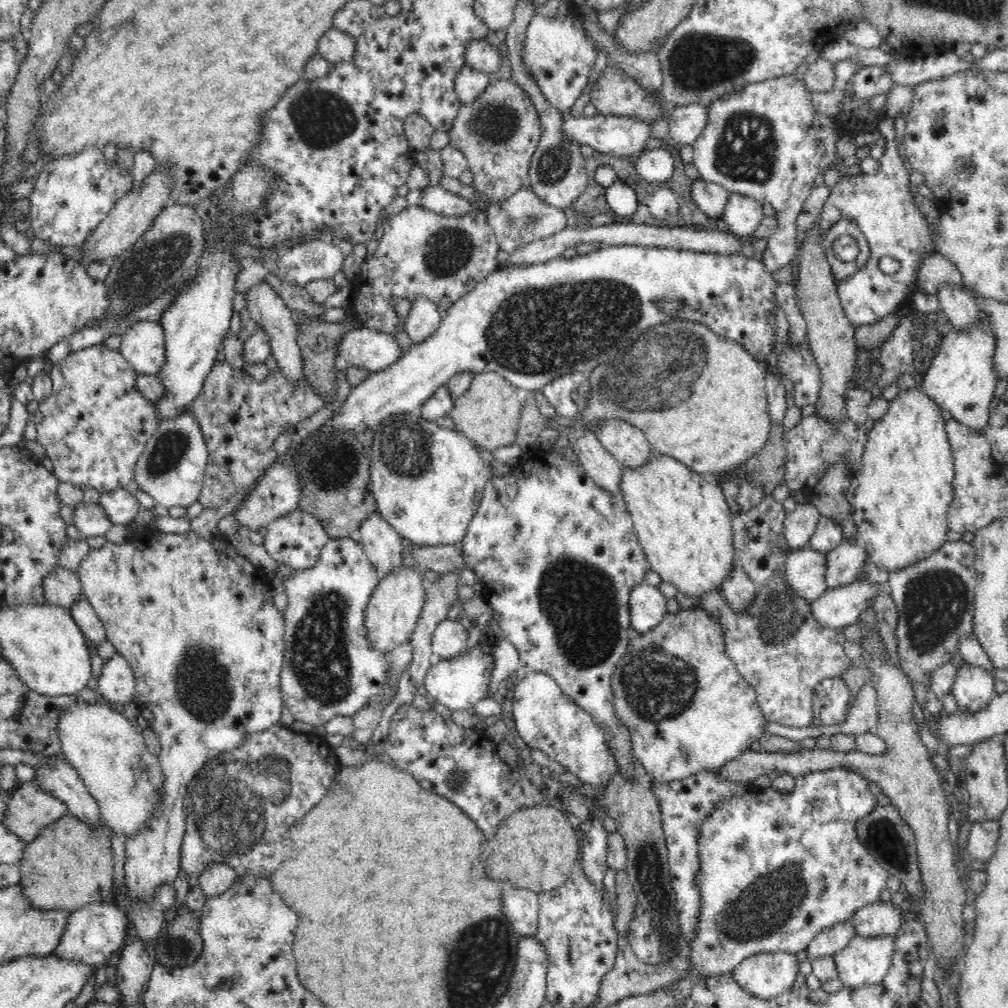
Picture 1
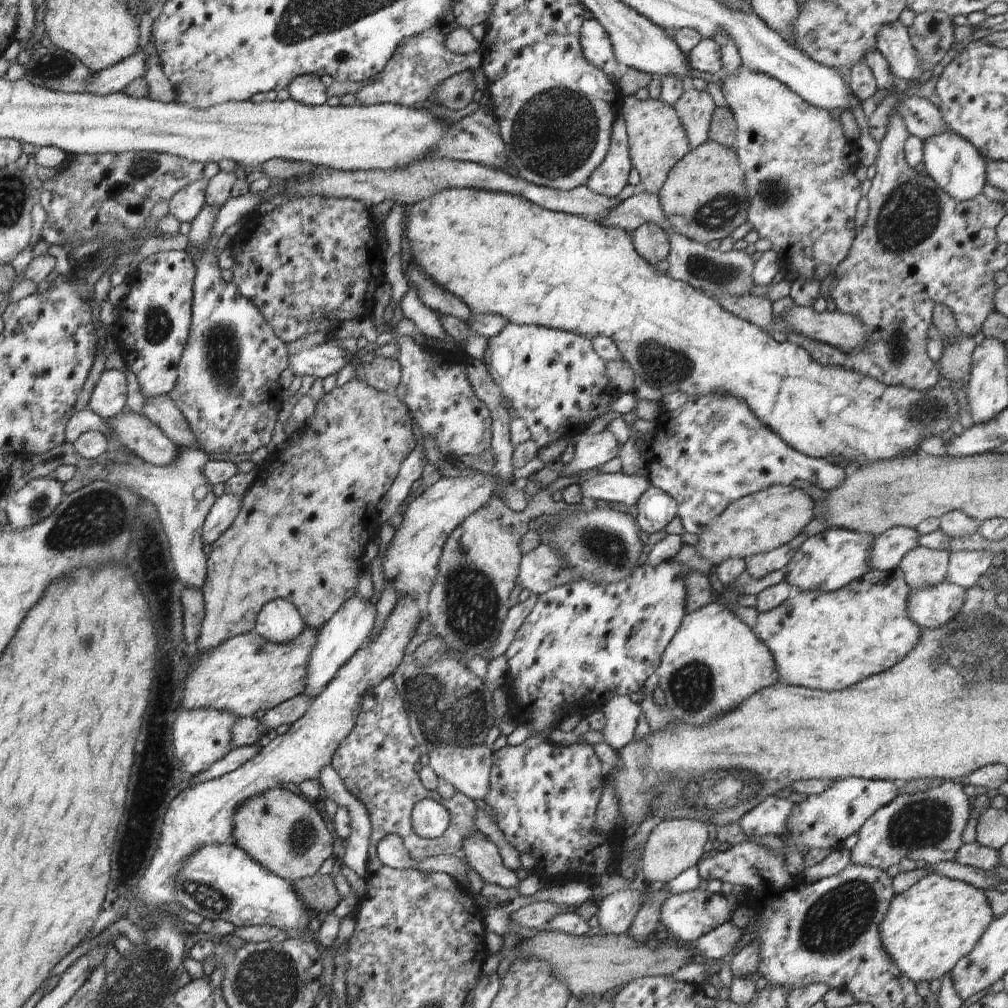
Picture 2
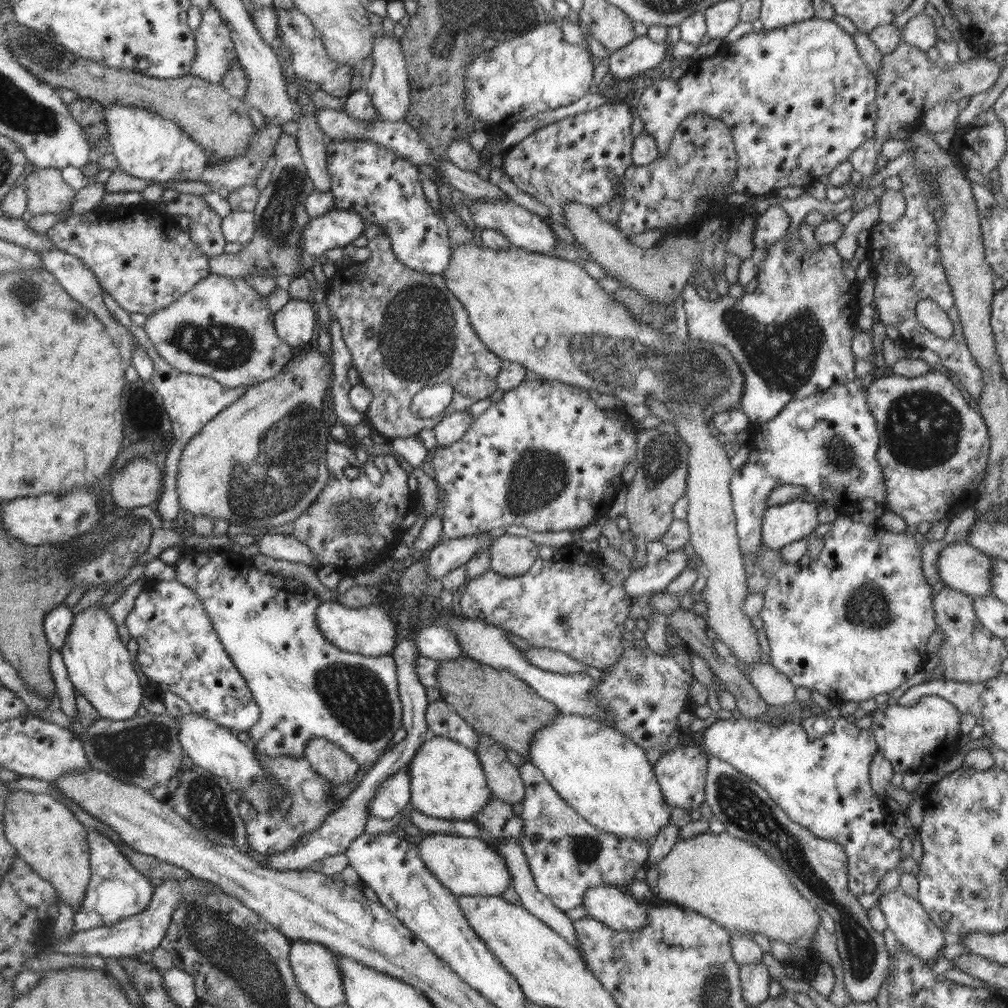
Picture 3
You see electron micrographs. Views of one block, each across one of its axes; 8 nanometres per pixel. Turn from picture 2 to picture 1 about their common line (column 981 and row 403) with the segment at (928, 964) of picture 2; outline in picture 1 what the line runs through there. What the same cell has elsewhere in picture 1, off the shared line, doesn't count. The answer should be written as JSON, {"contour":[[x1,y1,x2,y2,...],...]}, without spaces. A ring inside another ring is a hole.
{"contour":[[914,387,900,390,886,414,876,420,869,430,861,466,856,474,850,475,852,482,847,498,857,527,856,538,866,547,870,564,894,572,932,556,948,541,947,515,954,497,955,468,946,422,940,405,936,405,936,401,920,387]]}

